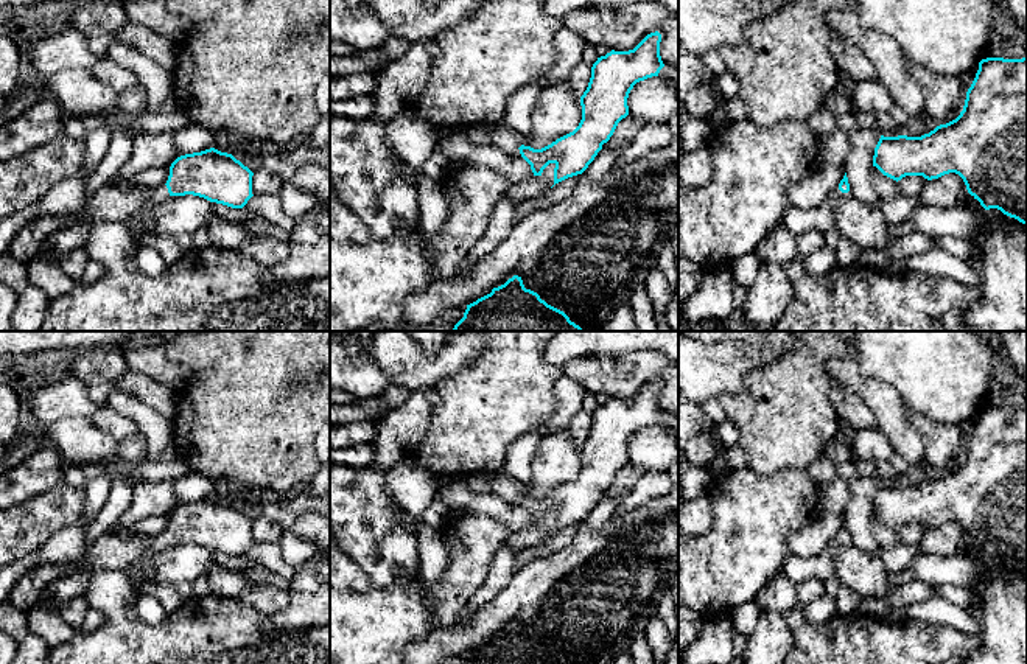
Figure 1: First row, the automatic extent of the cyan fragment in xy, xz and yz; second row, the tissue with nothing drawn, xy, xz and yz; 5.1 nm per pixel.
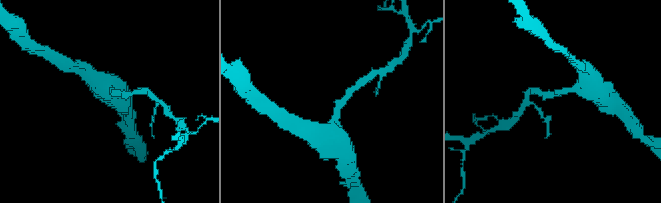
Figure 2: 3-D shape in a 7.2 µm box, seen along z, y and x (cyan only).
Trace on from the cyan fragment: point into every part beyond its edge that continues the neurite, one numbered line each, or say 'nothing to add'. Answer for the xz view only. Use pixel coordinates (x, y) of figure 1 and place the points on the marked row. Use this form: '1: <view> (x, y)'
1: xz (501, 136)

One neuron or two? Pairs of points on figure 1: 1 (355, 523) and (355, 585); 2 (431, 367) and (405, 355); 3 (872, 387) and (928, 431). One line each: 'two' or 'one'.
1: two
2: one
3: two

